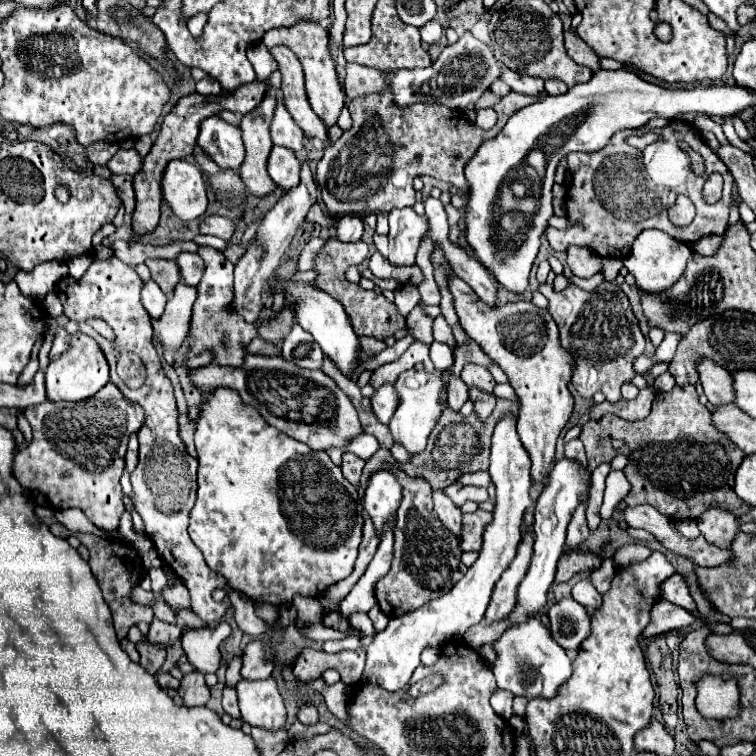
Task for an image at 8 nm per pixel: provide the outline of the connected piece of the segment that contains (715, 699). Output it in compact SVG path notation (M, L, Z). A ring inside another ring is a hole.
M706 674L696 682L696 710L704 716L704 718L712 718L712 720L726 720L726 718L736 718L740 714L740 686L734 678L724 680L722 676L714 676L714 674Z

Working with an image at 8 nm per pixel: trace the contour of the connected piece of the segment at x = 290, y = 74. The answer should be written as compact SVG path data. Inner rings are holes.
M274 46L270 48L270 54L278 62L278 70L282 74L282 94L284 94L284 106L294 118L294 122L304 130L308 138L320 138L328 144L326 126L320 118L314 116L304 88L304 72L300 66L300 60L294 52L290 52L286 46Z

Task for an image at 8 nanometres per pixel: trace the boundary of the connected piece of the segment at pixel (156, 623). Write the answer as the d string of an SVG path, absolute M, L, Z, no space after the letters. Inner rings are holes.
M152 620L150 624L150 632L148 632L148 640L152 644L162 644L162 646L170 646L174 644L182 634L182 628L178 624L166 624L162 620Z

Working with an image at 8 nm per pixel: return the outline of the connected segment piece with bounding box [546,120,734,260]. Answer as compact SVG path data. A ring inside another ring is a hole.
M670 120L668 126L656 128L652 132L658 134L658 140L644 150L638 150L626 142L632 130L620 130L610 140L610 144L598 152L572 152L566 156L568 168L572 172L572 186L566 198L566 216L570 220L570 228L546 230L546 238L554 250L566 252L570 246L586 246L602 258L612 256L622 260L628 256L624 250L630 250L636 236L646 228L662 230L678 242L696 242L702 236L726 232L734 180L724 180L724 194L716 204L704 202L702 186L706 182L706 174L696 176L690 164L690 154L680 148L680 142L686 142L692 150L704 156L704 140L700 138L700 132L684 120ZM624 172L628 176L626 184L630 186L624 186ZM680 194L686 194L696 206L696 218L686 228L674 228L666 214Z

